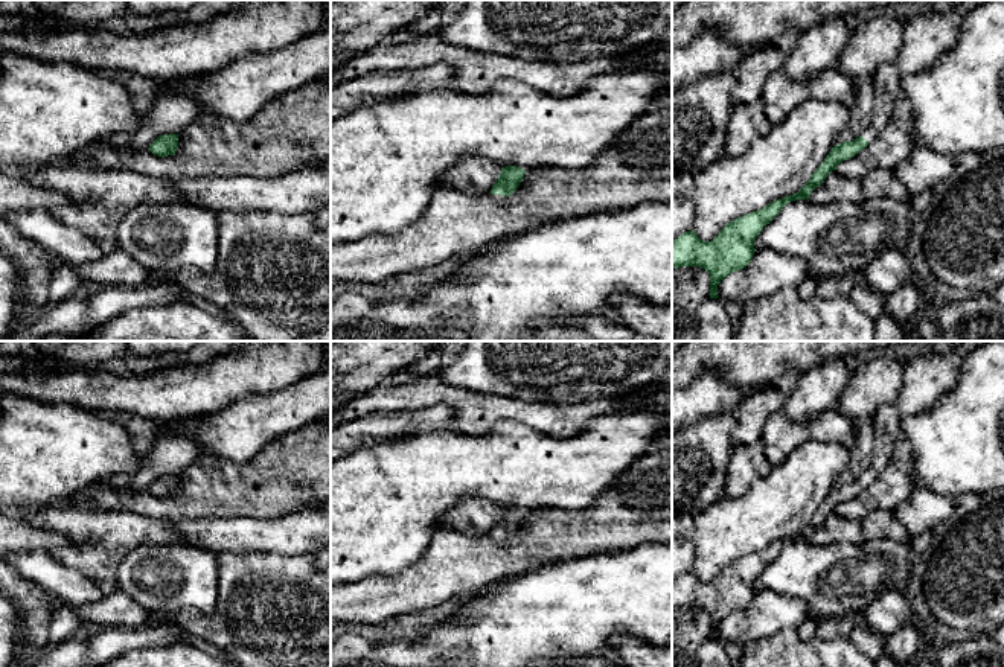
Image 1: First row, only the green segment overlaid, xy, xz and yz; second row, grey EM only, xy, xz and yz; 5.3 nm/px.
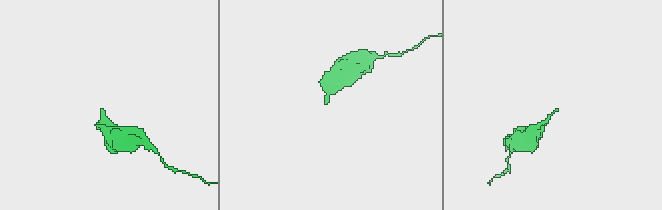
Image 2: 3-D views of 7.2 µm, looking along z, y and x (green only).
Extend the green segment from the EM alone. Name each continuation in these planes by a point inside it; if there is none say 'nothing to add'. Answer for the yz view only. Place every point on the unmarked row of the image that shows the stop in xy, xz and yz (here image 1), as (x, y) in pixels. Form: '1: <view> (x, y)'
1: yz (928, 376)

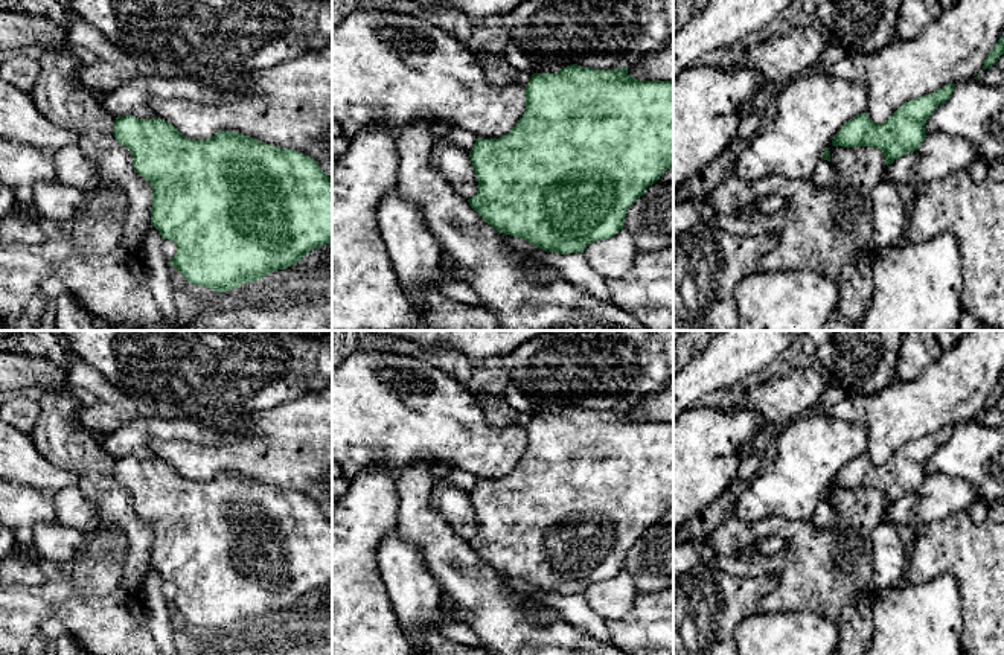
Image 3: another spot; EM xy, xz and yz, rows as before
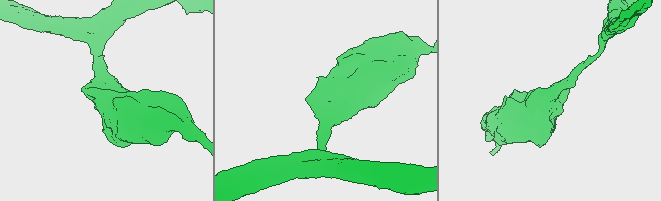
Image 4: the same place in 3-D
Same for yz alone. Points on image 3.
nothing to add

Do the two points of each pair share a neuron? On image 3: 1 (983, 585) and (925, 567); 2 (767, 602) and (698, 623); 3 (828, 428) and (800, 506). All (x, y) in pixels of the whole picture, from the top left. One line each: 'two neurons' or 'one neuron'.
1: one neuron
2: two neurons
3: one neuron

